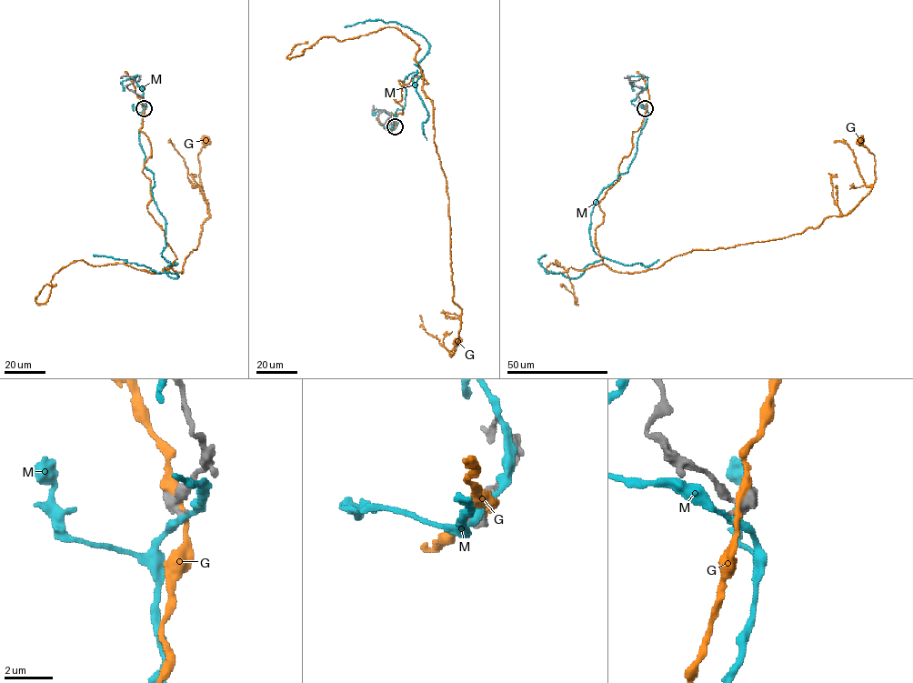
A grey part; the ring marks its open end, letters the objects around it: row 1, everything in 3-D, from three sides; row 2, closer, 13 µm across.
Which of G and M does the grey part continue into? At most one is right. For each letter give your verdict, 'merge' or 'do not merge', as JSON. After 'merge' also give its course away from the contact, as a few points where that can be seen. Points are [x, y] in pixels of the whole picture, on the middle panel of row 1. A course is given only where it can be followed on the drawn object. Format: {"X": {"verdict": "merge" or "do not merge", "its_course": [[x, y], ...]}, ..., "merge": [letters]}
{"G": {"verdict": "do not merge"}, "M": {"verdict": "do not merge"}, "merge": []}

